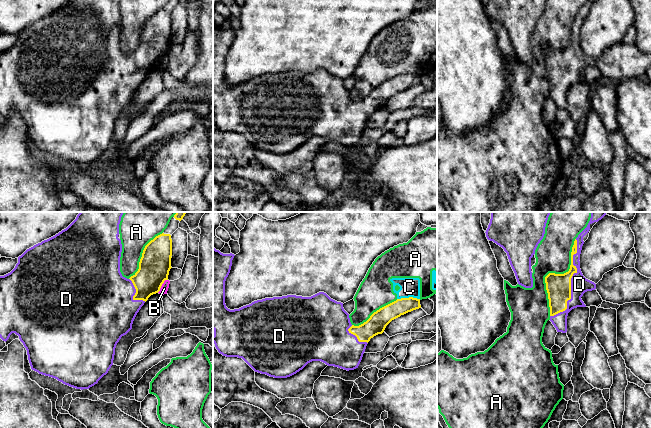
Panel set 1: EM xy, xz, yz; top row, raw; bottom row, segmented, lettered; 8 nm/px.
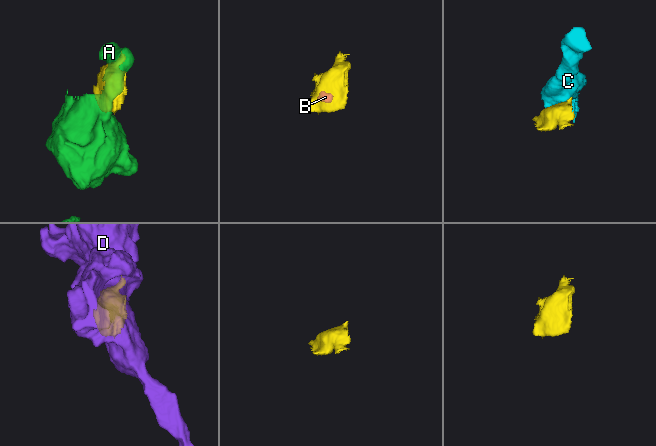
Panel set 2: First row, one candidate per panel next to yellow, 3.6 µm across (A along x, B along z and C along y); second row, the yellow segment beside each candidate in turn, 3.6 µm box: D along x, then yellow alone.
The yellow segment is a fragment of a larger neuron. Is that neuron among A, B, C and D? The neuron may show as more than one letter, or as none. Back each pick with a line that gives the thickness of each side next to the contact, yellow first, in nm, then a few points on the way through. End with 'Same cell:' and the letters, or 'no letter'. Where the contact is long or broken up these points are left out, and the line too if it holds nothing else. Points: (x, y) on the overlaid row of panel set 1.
D: 200 nm thick on the yellow side, 140 nm on the other
Same cell: D

